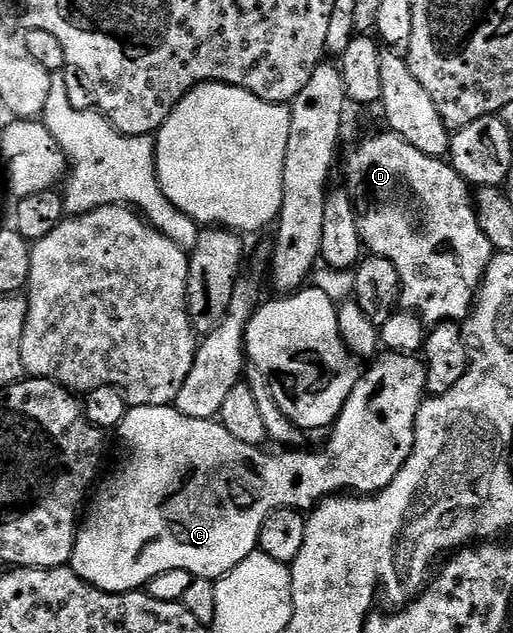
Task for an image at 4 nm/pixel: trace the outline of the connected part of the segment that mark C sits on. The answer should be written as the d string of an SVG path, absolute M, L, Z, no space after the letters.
M392 351L386 352L384 355L378 356L370 364L374 365L366 373L358 376L356 387L351 391L343 411L331 426L331 432L328 434L328 436L330 435L329 449L321 449L318 453L308 453L308 448L305 447L298 448L296 451L273 451L277 453L268 453L268 448L259 445L248 445L239 439L235 439L235 435L231 435L231 431L227 431L221 425L220 420L191 419L179 412L173 405L132 406L128 415L123 419L123 423L118 425L115 430L116 436L121 436L121 462L118 463L113 477L107 478L106 481L104 478L100 482L99 488L96 490L96 493L98 492L97 498L95 498L95 493L83 520L80 522L77 541L73 544L72 569L84 581L108 593L131 593L144 590L149 581L155 579L155 575L163 575L163 571L175 571L176 569L189 571L193 573L194 578L220 579L226 577L235 566L243 563L243 559L247 559L247 555L251 555L258 548L257 540L259 539L259 531L263 527L263 519L267 519L267 515L272 509L309 511L318 503L324 501L325 498L341 495L346 491L353 495L372 495L386 489L395 479L395 475L399 475L399 471L407 463L407 459L411 455L413 440L415 439L417 413L421 409L422 401L426 400L427 390L425 388L425 367L416 356Z

